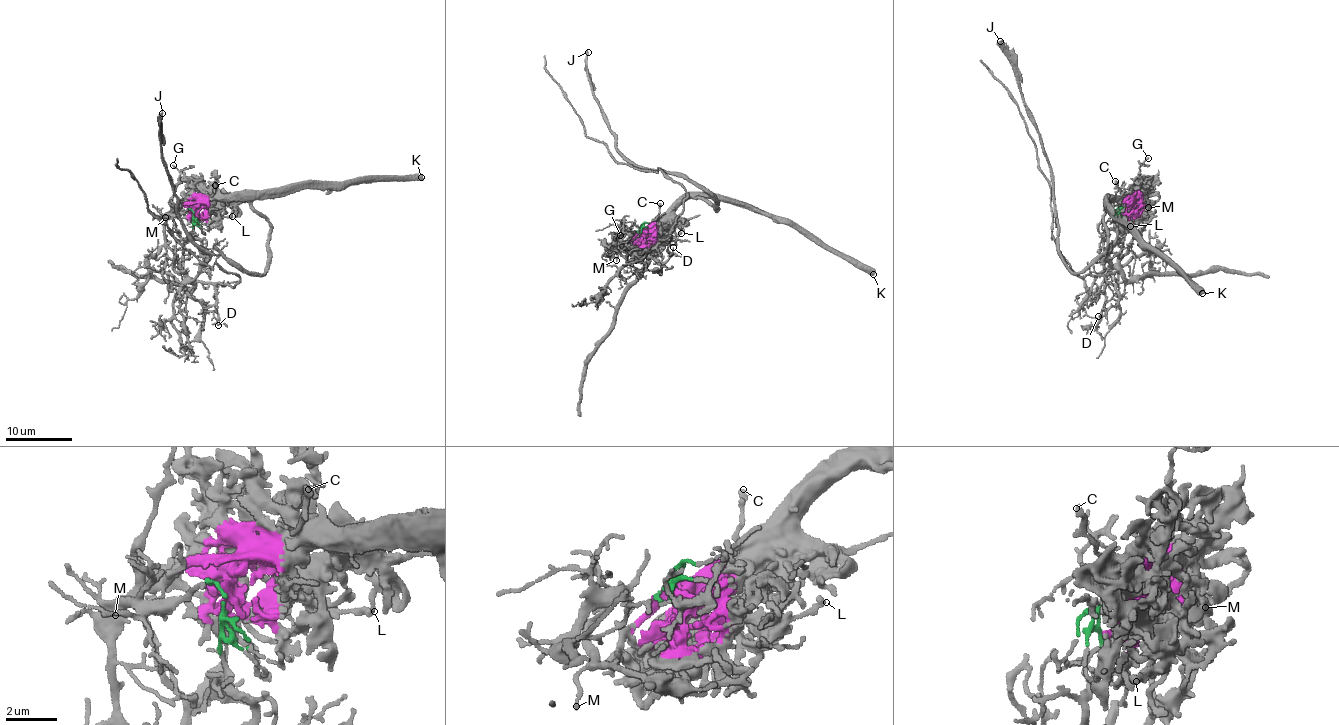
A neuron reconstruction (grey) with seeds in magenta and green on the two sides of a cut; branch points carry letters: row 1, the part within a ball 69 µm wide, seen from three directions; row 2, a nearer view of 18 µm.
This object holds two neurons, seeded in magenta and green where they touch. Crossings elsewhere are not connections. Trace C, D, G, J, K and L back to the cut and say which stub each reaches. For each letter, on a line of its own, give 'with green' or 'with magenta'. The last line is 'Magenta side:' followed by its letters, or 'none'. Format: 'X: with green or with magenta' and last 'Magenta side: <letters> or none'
C: with magenta
D: with green
G: with green
J: with magenta
K: with magenta
L: with magenta
Magenta side: C, J, K, L

